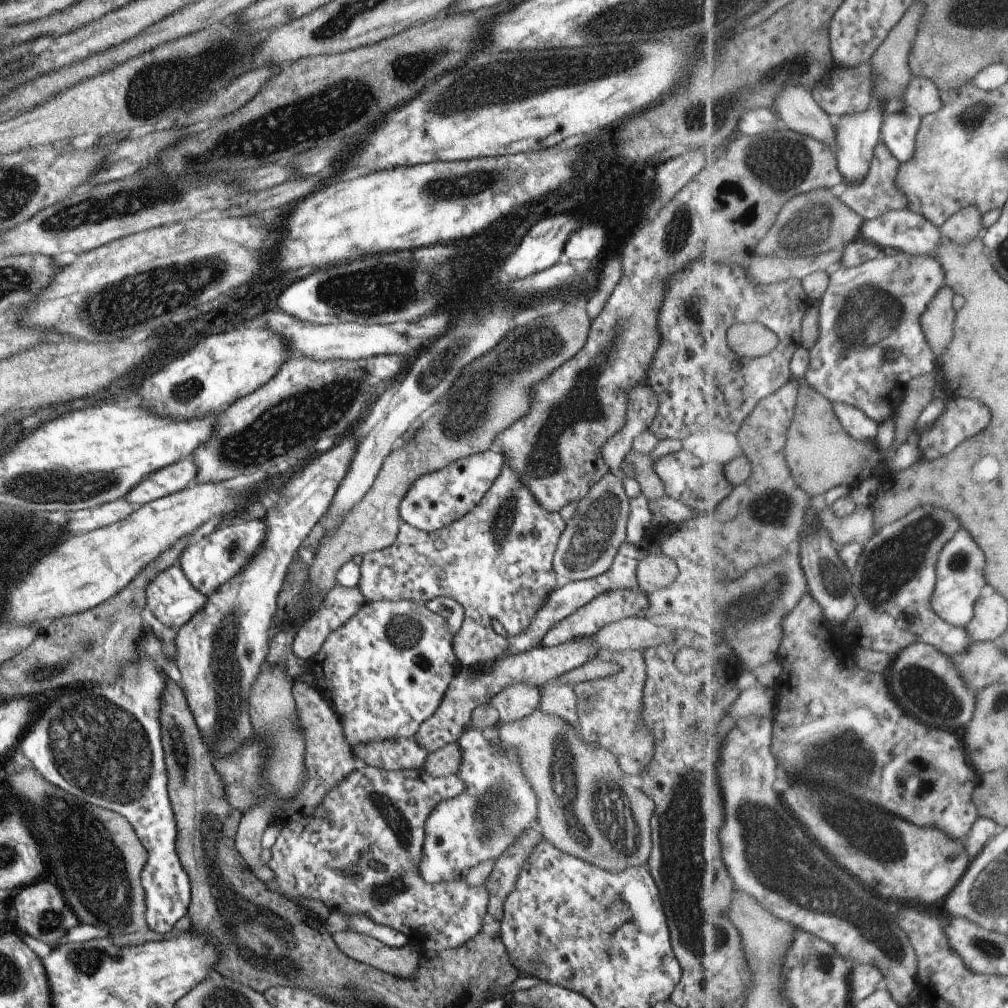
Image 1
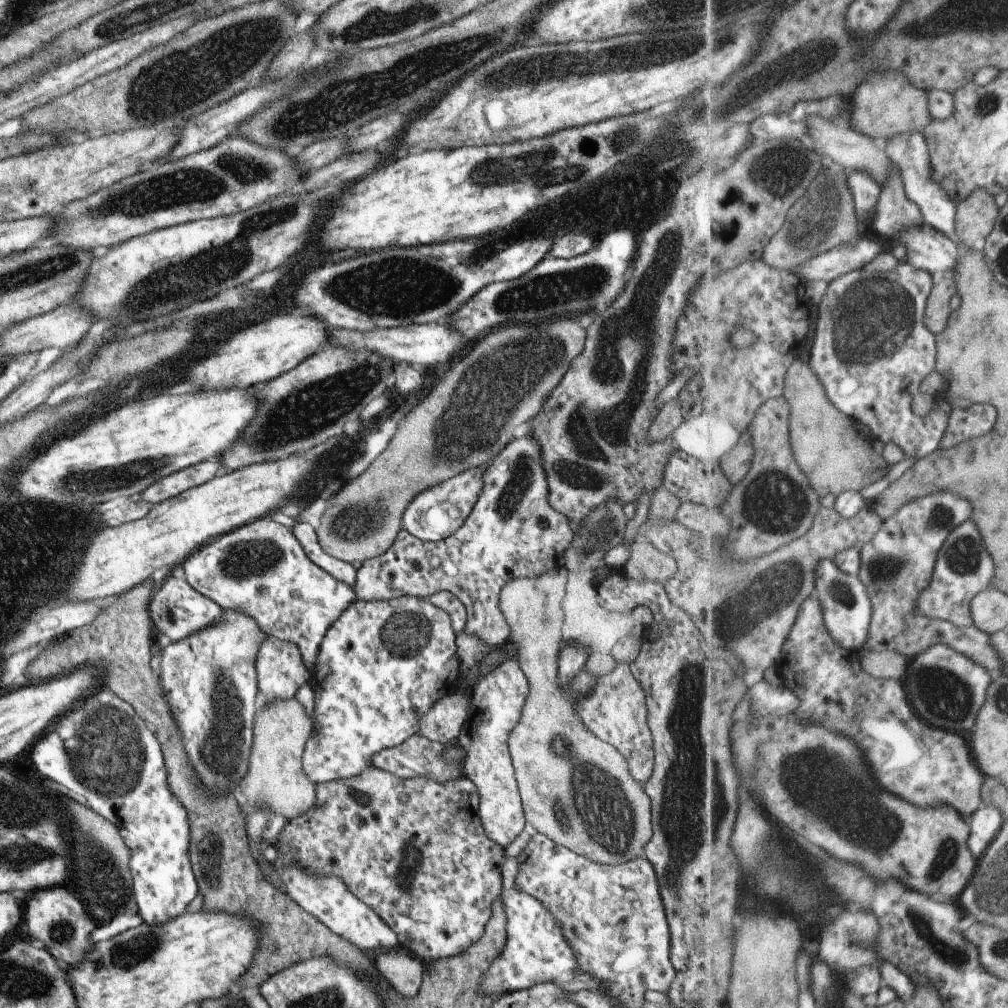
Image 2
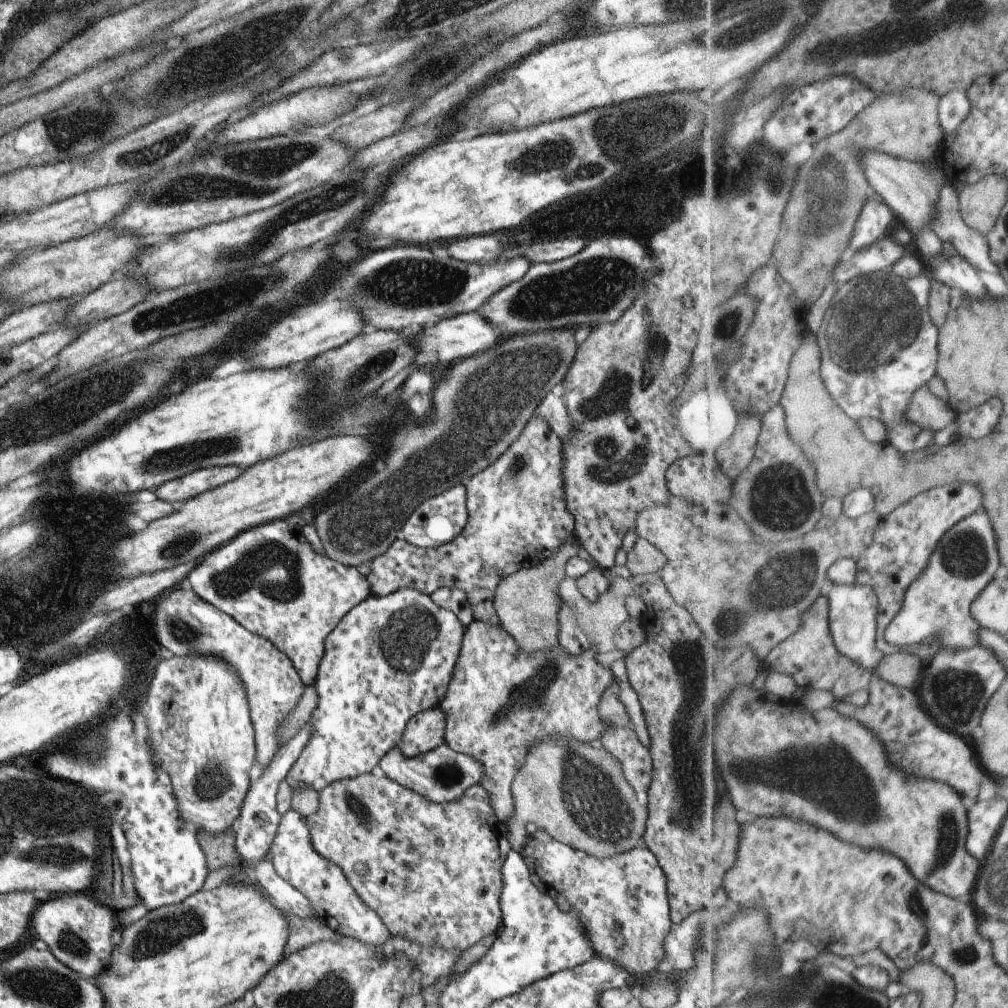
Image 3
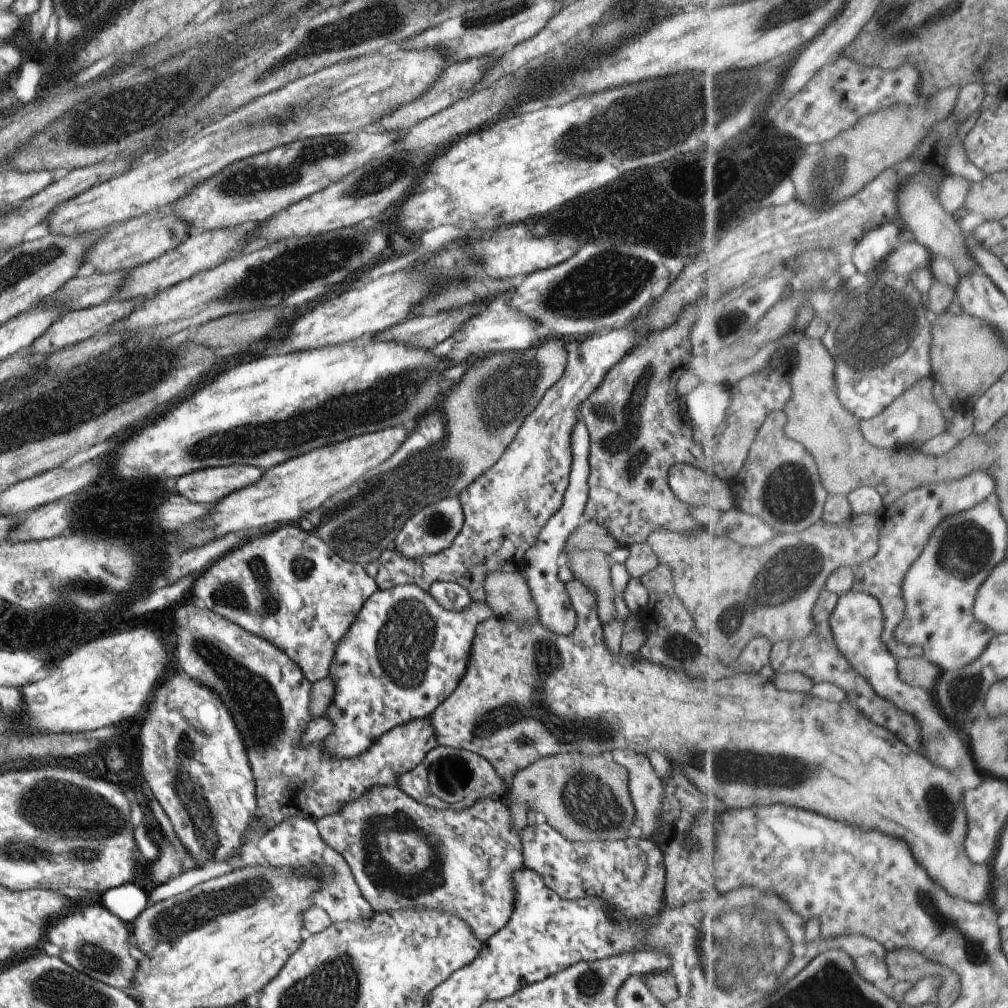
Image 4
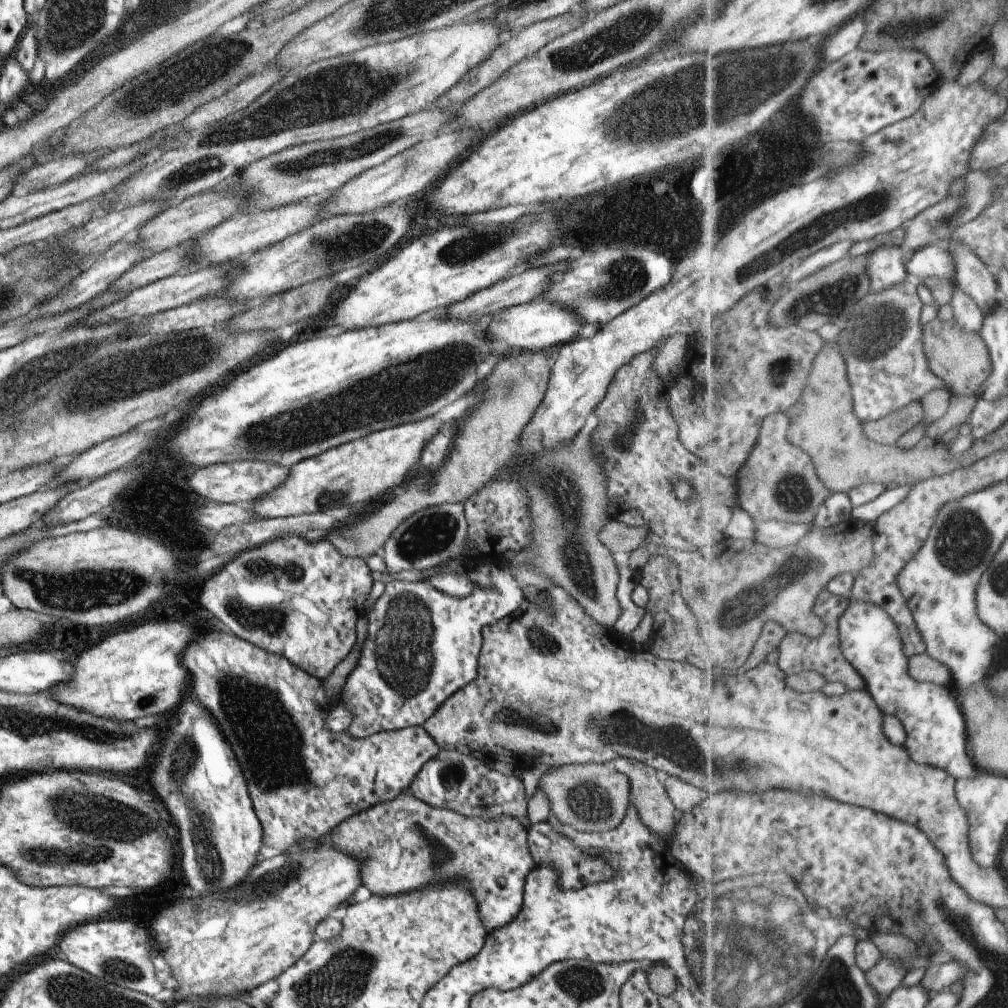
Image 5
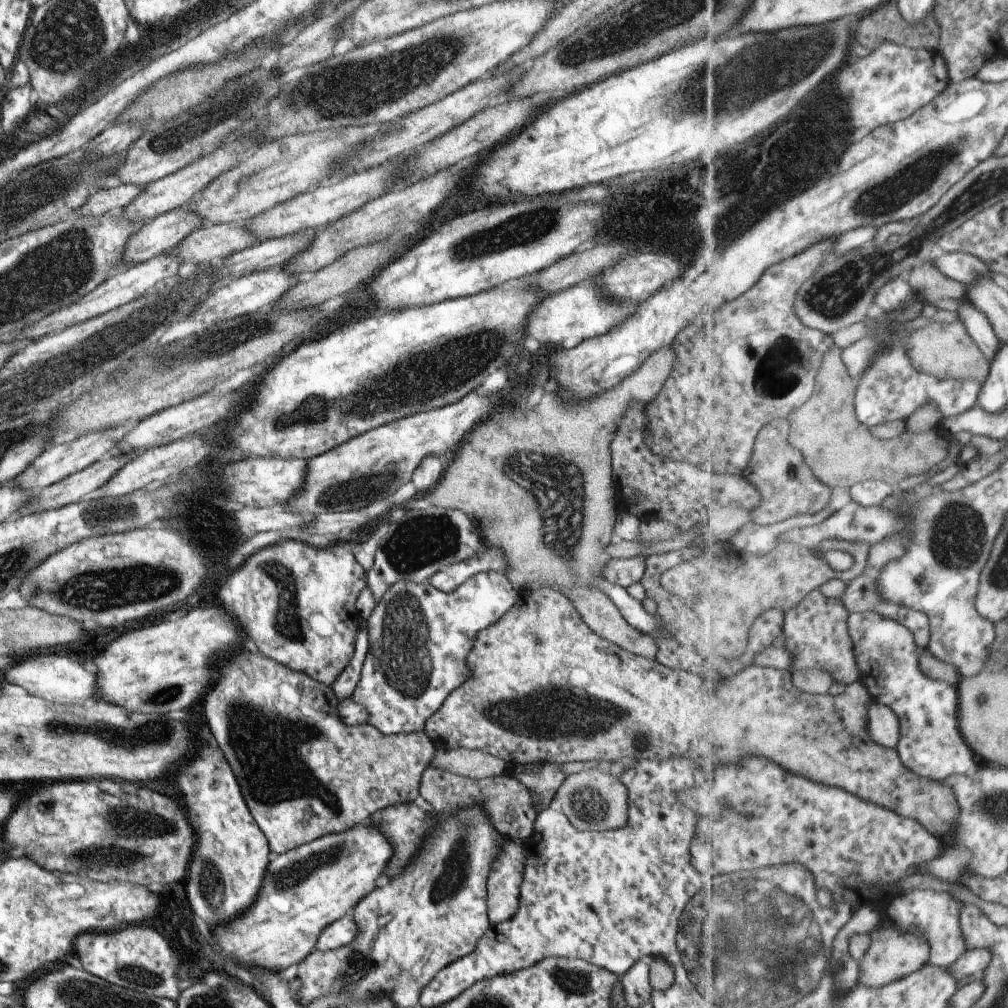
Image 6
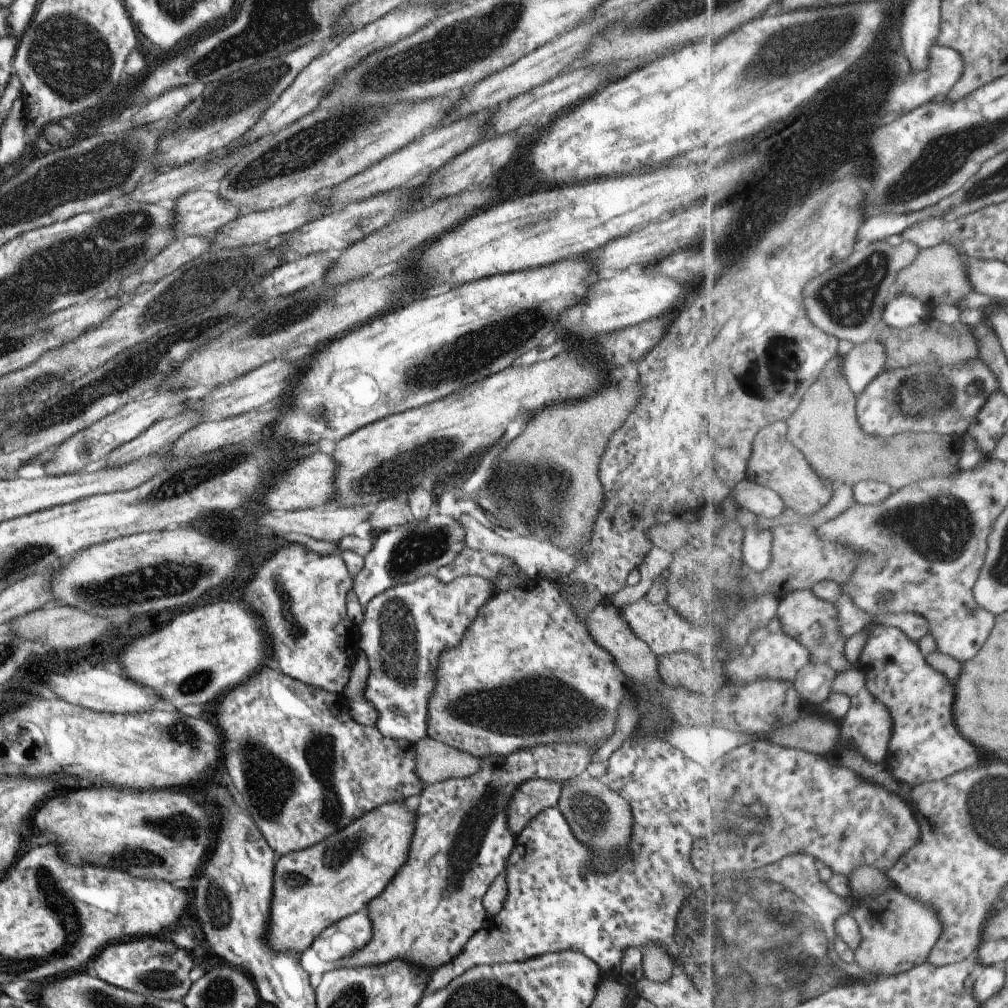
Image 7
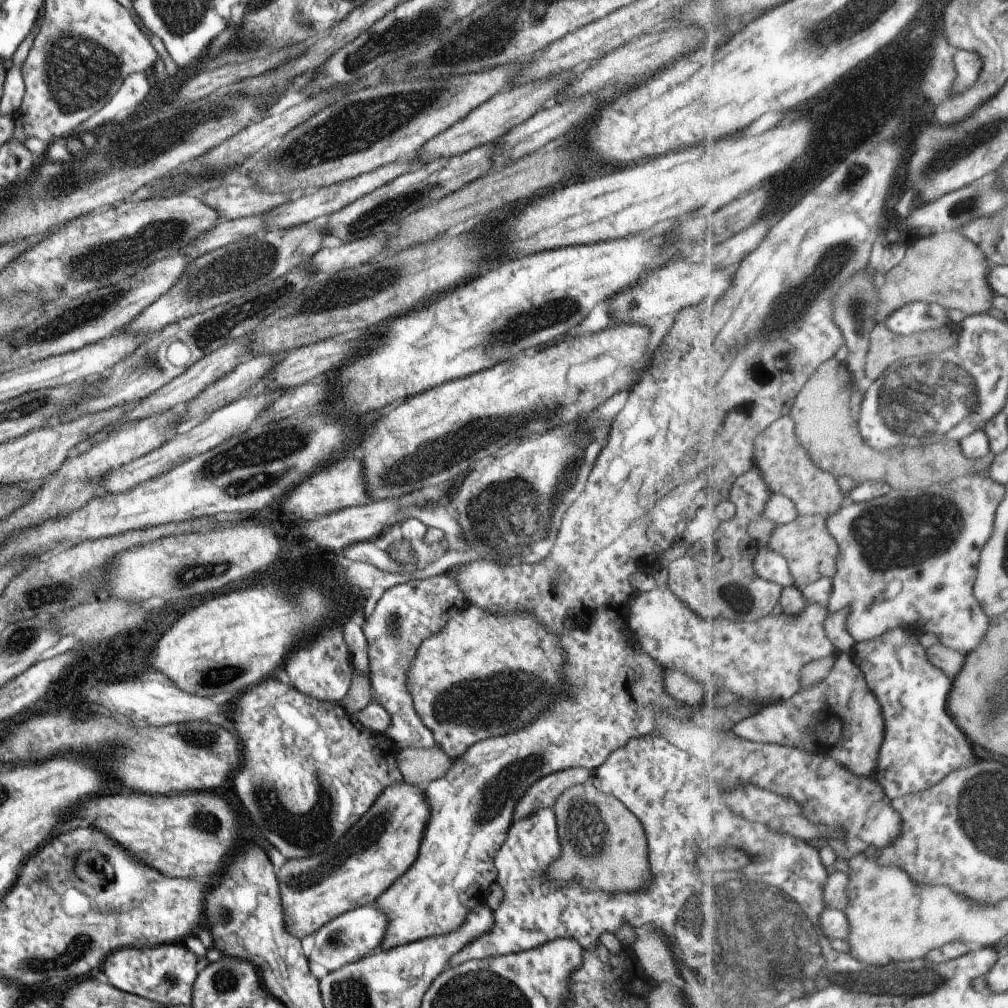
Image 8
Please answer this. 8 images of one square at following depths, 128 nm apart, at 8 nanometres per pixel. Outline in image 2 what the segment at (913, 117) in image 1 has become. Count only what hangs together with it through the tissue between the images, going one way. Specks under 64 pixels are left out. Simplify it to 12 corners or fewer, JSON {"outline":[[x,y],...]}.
{"outline":[[921,132],[887,140],[924,224],[954,238],[957,204],[935,180]]}

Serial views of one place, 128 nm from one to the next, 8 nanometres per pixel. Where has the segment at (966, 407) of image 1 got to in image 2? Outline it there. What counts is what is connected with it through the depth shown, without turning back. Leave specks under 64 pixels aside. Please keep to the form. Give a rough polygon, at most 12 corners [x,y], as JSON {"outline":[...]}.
{"outline":[[997,408],[953,410],[939,449],[983,437],[997,424]]}

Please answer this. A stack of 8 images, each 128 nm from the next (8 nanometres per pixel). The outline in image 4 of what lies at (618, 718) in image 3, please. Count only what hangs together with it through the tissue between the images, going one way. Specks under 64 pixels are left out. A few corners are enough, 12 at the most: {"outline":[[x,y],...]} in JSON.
{"outline":[[629,748],[610,755],[628,774],[634,824],[659,831],[663,788],[647,757]]}

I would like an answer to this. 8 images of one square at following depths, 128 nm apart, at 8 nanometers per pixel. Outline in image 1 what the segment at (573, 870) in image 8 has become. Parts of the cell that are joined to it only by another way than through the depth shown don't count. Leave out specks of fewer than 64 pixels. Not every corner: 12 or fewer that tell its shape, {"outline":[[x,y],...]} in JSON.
{"outline":[[539,710],[496,724],[535,827],[611,872],[645,867],[654,804]]}

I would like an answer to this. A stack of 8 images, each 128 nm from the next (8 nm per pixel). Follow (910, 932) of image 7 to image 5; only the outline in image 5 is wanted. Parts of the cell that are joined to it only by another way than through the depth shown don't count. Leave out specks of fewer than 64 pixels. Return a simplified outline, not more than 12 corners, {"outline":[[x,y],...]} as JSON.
{"outline":[[885,956],[866,972],[882,998],[903,984],[907,968]]}

